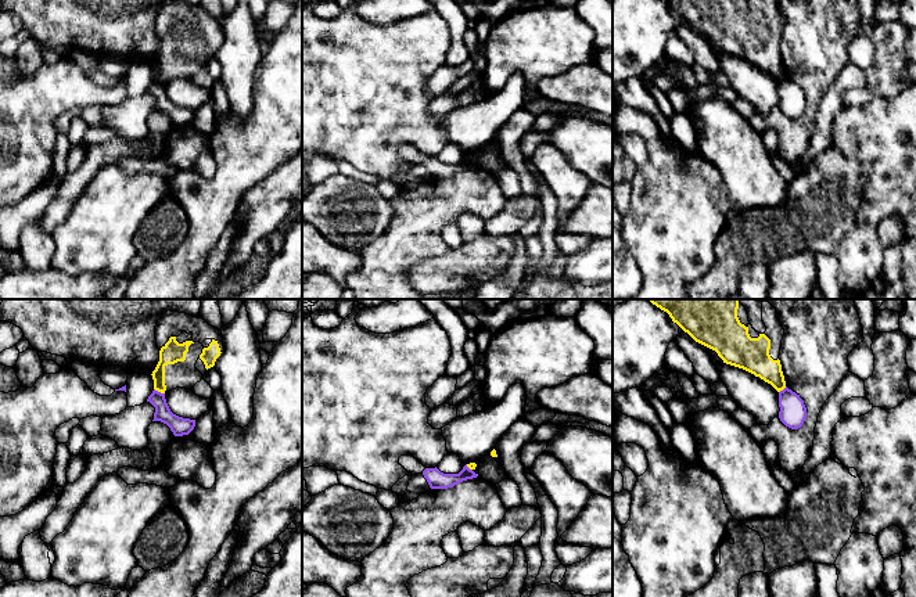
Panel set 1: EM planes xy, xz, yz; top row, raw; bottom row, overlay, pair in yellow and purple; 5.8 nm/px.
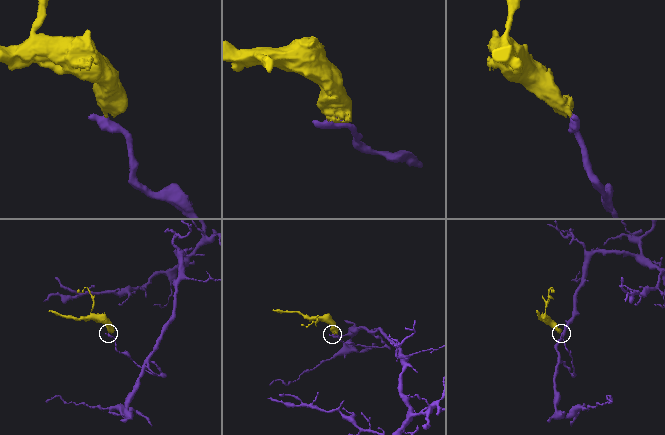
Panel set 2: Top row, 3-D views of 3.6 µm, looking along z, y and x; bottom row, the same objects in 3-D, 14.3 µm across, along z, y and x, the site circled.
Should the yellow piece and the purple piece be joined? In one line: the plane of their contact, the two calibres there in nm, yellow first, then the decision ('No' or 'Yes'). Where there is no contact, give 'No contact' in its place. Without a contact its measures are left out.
Touches yellow in xy. Thickness 120 nm (yellow) against 110 nm. No

